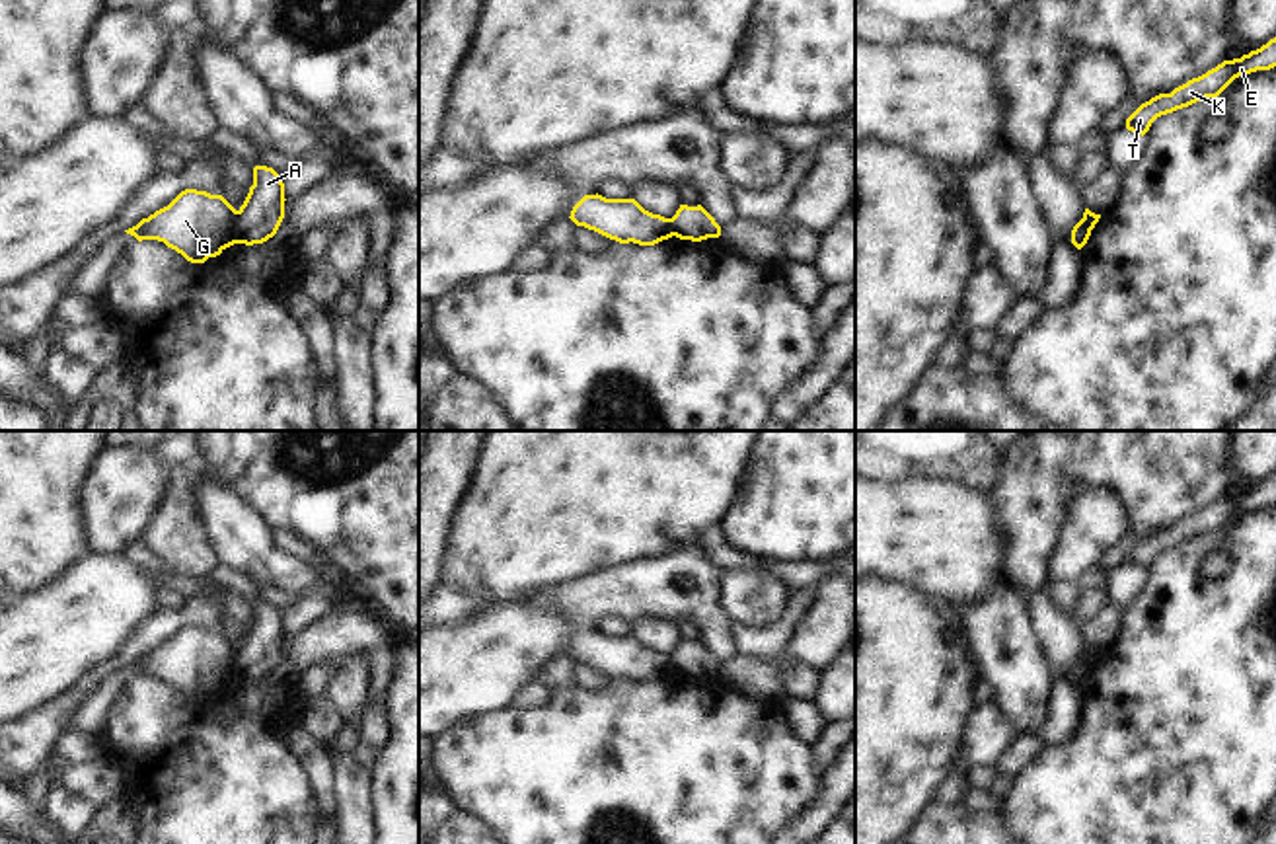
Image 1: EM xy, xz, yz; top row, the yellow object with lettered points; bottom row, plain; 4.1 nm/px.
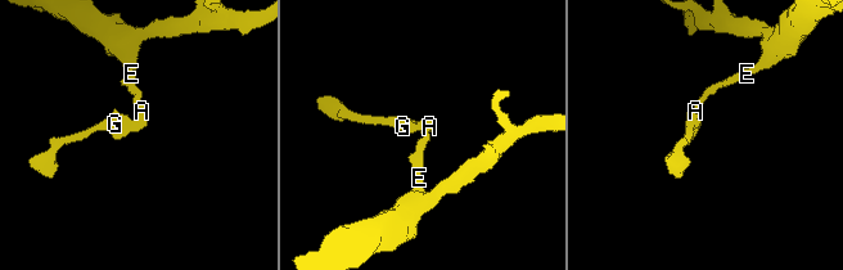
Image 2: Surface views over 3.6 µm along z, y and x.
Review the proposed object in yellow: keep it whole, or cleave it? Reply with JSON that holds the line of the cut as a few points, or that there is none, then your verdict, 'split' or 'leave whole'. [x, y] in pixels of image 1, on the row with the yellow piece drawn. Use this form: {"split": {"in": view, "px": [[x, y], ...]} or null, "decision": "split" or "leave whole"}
{"split": {"in": "xy", "px": [[238, 211], [232, 242]]}, "decision": "split"}

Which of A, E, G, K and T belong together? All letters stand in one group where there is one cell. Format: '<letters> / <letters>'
A E K T / G

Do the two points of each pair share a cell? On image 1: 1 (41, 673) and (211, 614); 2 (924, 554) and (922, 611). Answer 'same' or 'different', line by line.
1: different
2: different

